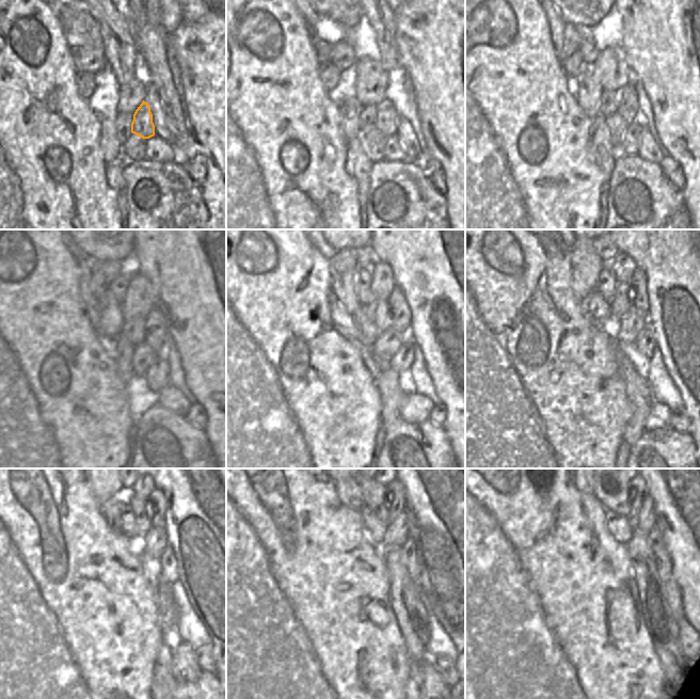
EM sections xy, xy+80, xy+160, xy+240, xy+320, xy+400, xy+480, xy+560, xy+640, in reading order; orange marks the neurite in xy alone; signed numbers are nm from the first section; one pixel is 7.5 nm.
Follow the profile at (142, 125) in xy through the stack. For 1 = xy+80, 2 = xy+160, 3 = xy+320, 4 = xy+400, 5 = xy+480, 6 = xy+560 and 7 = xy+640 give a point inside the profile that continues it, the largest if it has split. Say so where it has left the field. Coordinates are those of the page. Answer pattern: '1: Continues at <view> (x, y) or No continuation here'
1: Continues at xy+80 (386, 118)
2: Continues at xy+160 (627, 106)
3: Continues at xy+320 (399, 314)
4: Continues at xy+400 (637, 296)
5: Continues at xy+480 (159, 503)
6: Continues at xy+560 (396, 499)
7: Continues at xy+640 (636, 490)

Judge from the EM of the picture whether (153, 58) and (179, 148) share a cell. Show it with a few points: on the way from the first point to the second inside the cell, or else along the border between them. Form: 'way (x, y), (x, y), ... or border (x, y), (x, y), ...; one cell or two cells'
way (162, 80), (178, 126); one cell

